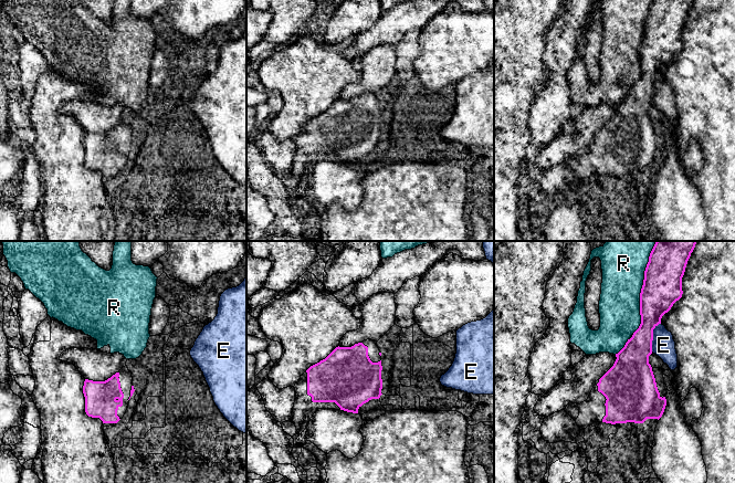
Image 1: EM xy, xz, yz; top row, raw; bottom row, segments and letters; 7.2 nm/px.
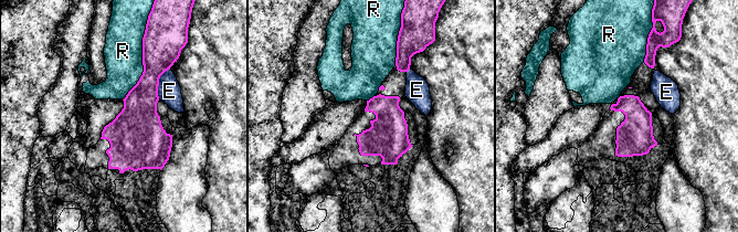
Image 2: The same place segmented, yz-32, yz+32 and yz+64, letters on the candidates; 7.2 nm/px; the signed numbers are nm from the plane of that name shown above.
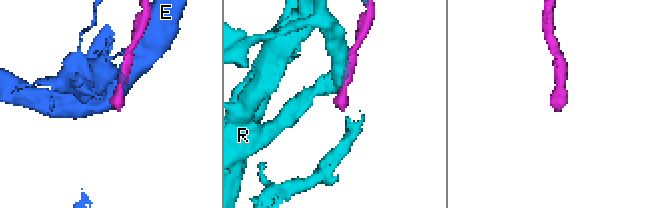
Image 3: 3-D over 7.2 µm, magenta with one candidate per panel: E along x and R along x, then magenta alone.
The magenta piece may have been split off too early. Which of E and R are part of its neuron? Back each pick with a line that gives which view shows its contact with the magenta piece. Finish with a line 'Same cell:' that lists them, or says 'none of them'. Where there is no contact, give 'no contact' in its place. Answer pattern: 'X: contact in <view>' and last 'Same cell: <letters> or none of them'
Same cell: none of them

